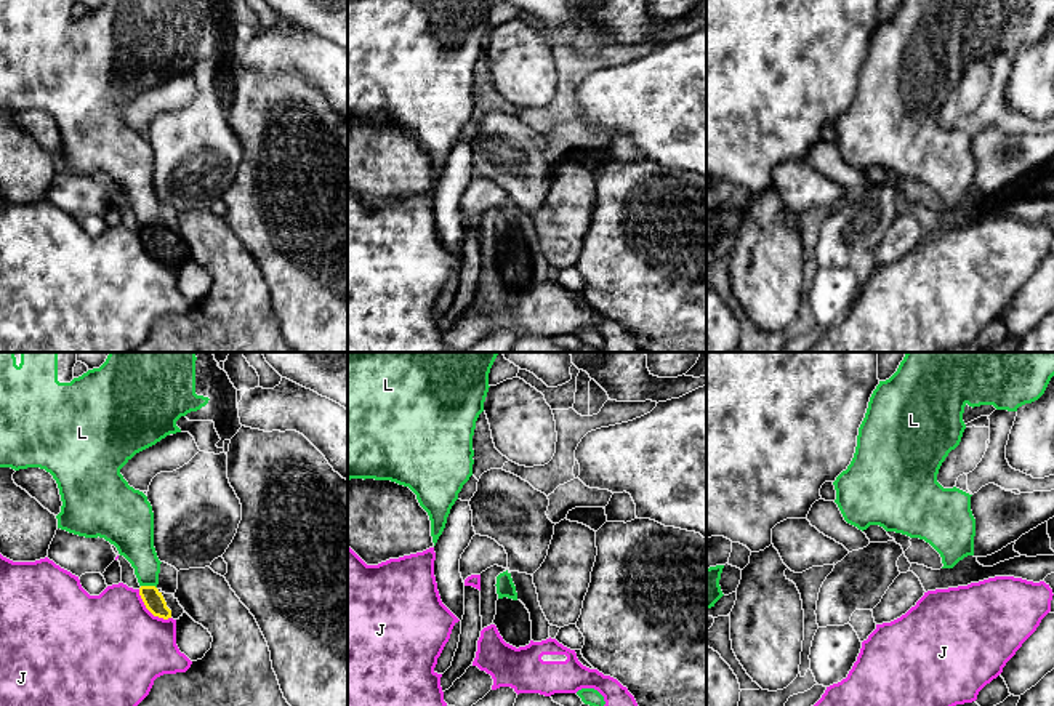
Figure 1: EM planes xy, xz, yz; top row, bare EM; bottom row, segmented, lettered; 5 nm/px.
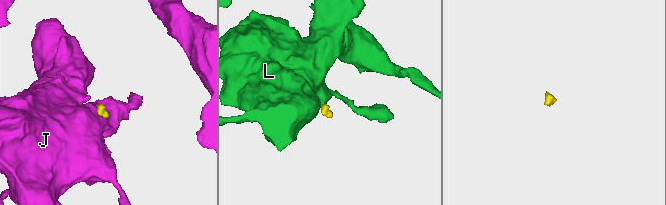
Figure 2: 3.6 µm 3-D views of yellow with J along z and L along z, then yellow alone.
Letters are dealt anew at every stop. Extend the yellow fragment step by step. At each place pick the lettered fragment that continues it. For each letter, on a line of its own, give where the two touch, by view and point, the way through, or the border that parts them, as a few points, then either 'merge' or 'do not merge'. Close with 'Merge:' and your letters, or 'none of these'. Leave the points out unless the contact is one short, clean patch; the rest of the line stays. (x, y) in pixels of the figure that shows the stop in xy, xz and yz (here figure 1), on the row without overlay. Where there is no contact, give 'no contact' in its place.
J: contact xy (149, 252); border xy (138, 231), (143, 245), (154, 256), (170, 260); do not merge
L: contact xy (149, 228); border xy (141, 226), (152, 226), (156, 229); do not merge
Merge: none of these

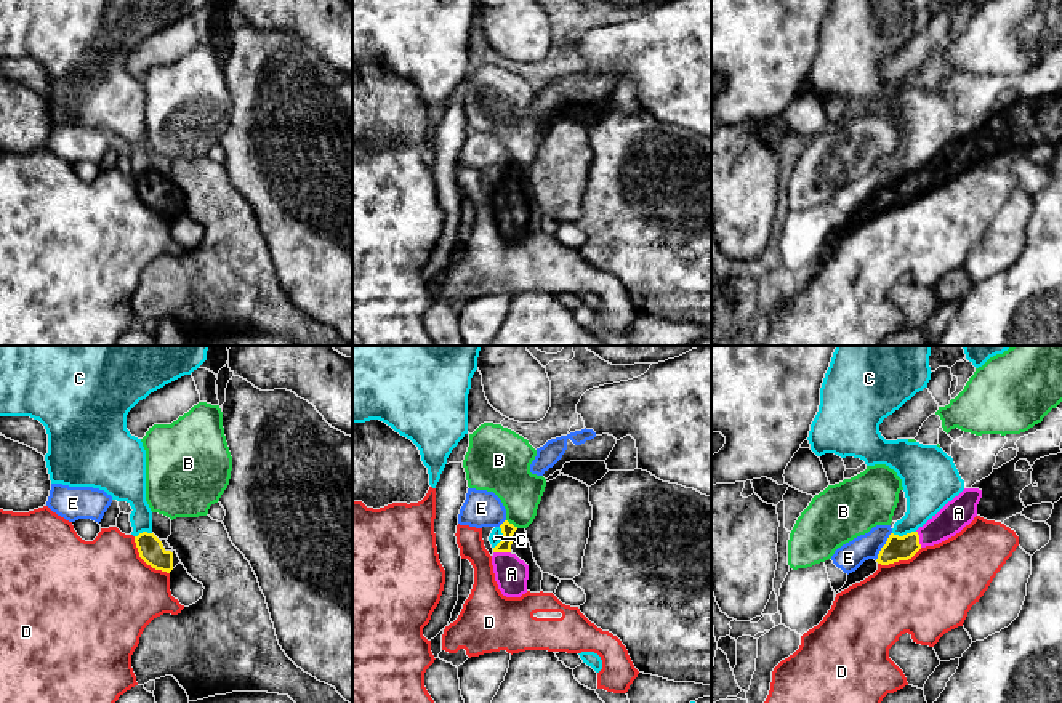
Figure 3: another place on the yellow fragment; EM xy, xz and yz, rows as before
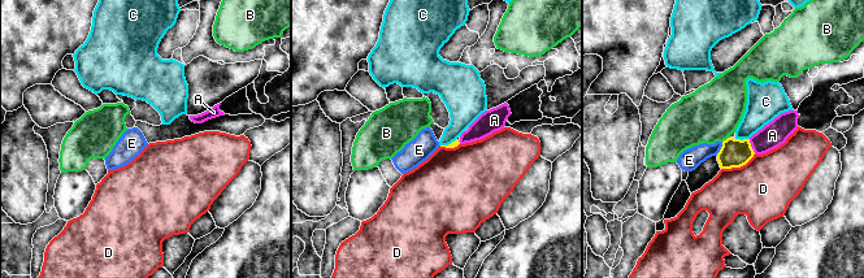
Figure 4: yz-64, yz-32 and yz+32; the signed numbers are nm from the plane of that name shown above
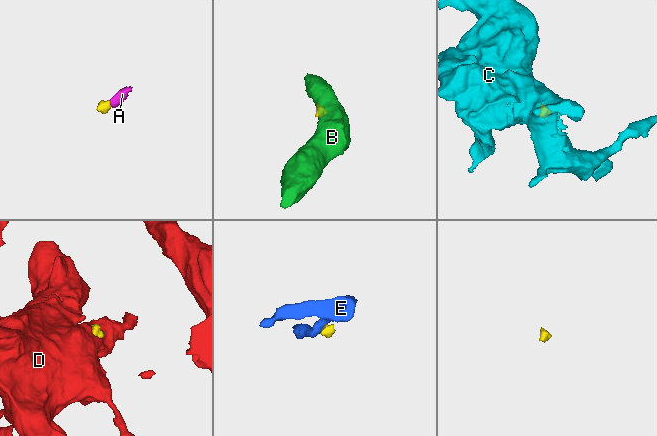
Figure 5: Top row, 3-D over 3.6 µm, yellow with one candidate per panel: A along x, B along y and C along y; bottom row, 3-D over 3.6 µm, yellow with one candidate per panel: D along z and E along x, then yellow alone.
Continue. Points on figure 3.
A: contact xz (502, 192); way xz (508, 170), (508, 180), (502, 192), (502, 200), (511, 215); merge
B: contact xz (511, 165); border xz (506, 160), (518, 168); do not merge
C: contact yz (904, 176); border yz (915, 172), (905, 176), (893, 175); do not merge
D: contact xy (144, 202); border xy (133, 178), (138, 196), (152, 208), (168, 215); do not merge
E: contact yz (883, 188); border yz (891, 173), (875, 200); do not merge
Merge: A

